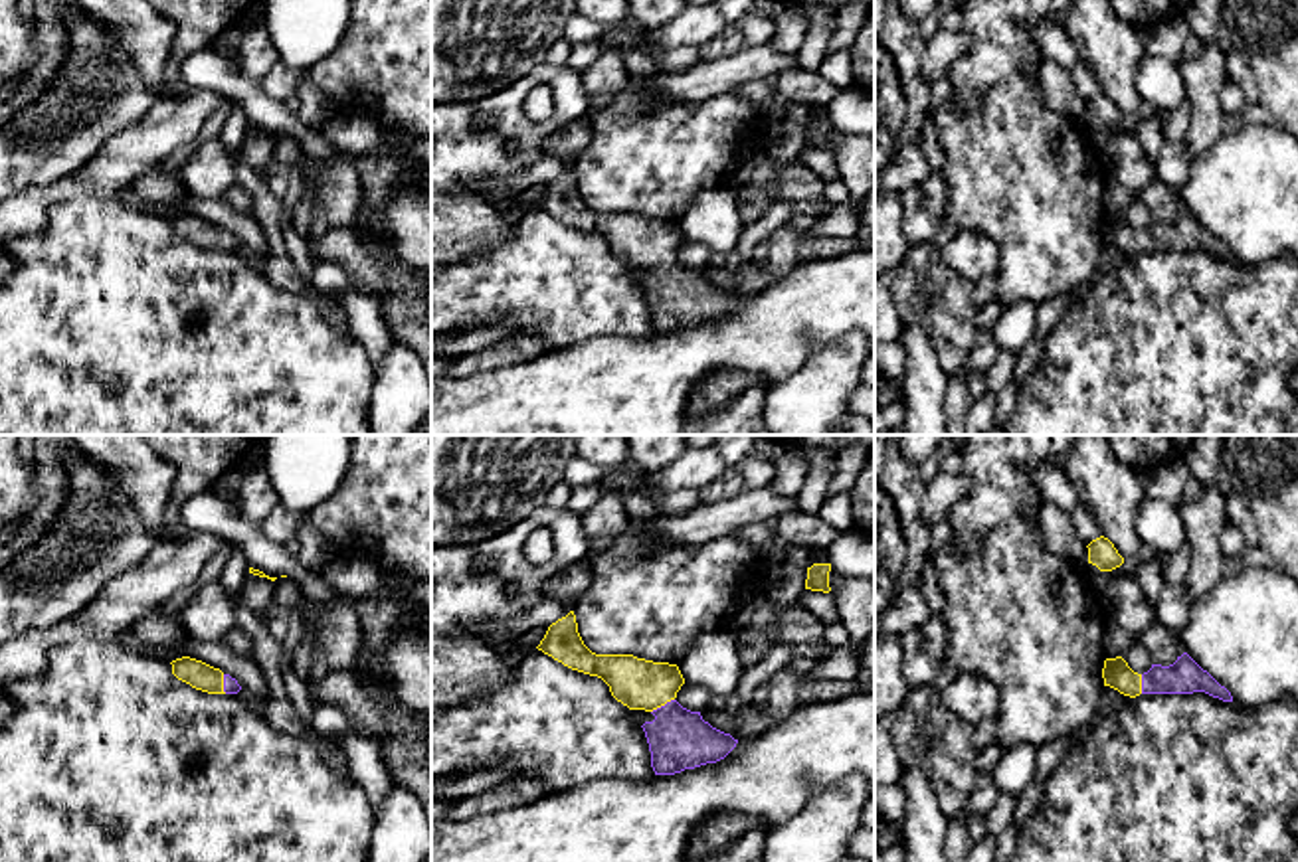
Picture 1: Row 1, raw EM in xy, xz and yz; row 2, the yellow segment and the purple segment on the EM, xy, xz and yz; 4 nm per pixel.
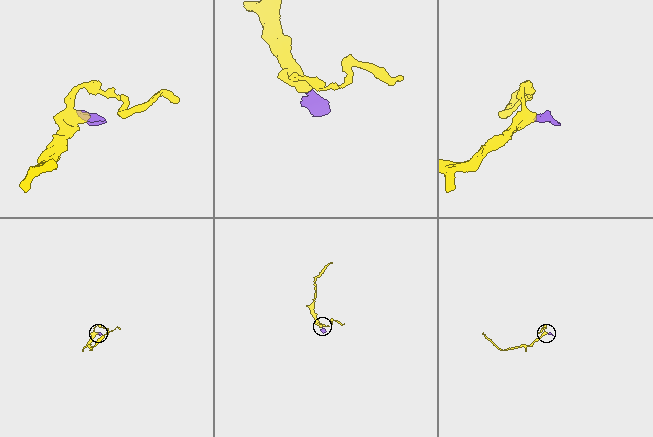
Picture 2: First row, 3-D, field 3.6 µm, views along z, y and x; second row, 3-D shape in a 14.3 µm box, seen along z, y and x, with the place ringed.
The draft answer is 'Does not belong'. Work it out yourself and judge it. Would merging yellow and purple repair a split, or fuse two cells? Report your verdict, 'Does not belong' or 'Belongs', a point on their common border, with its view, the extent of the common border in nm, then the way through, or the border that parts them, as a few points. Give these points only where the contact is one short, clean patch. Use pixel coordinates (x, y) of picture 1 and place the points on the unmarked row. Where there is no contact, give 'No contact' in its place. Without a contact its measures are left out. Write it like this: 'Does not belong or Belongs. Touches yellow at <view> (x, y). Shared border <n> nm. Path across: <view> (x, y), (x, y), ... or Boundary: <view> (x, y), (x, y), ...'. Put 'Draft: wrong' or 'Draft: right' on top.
Draft: wrong
Belongs. Touches yellow at xz (661, 261). Shared border 110 nm. Path across: xz (640, 242), (661, 261), (671, 275), (677, 295)

